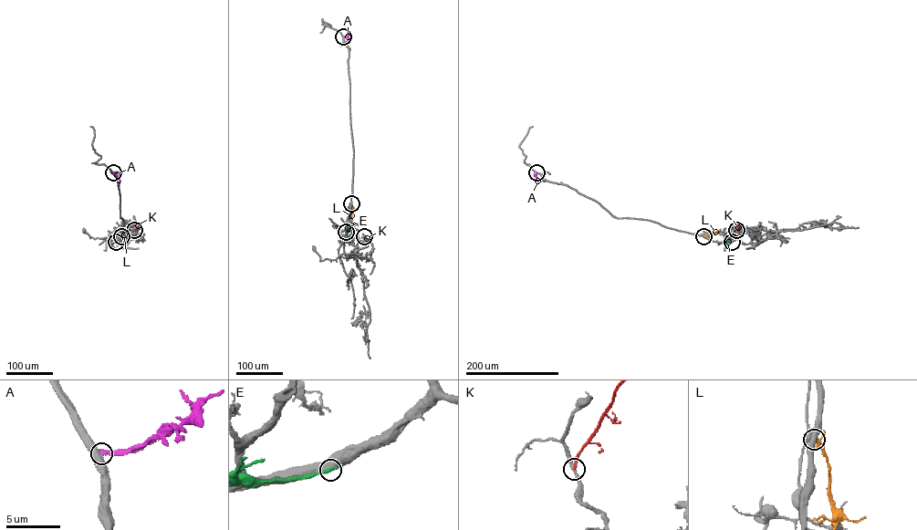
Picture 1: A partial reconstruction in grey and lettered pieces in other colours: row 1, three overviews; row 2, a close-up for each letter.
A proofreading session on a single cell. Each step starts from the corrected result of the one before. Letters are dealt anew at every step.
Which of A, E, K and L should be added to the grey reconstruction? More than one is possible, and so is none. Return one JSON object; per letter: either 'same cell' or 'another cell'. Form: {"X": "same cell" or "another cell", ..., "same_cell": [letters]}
{"A": "another cell", "E": "another cell", "K": "another cell", "L": "another cell", "same_cell": []}

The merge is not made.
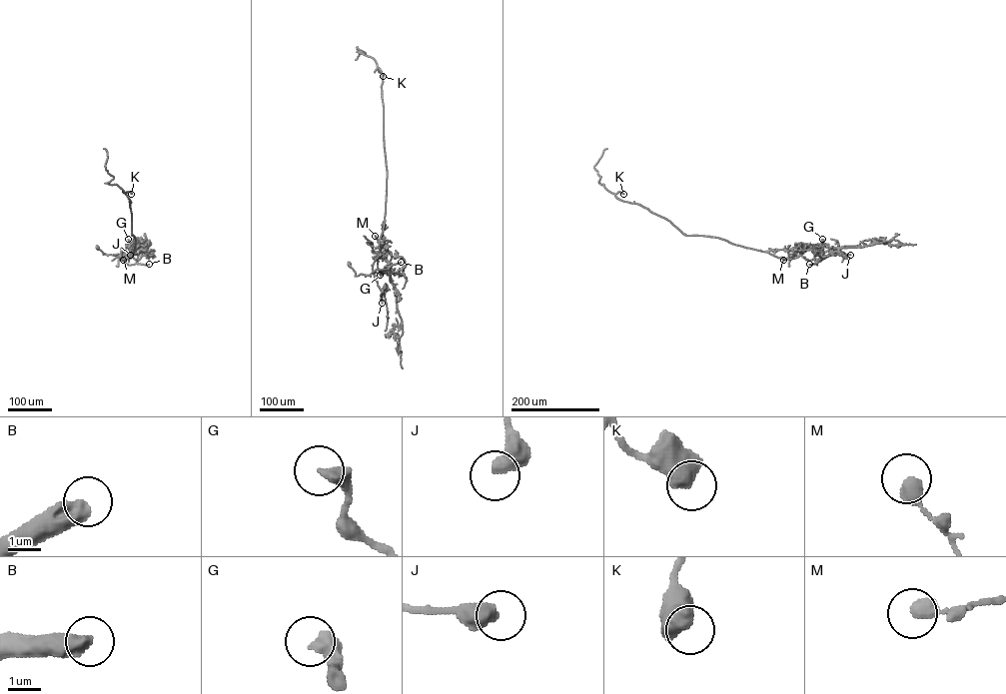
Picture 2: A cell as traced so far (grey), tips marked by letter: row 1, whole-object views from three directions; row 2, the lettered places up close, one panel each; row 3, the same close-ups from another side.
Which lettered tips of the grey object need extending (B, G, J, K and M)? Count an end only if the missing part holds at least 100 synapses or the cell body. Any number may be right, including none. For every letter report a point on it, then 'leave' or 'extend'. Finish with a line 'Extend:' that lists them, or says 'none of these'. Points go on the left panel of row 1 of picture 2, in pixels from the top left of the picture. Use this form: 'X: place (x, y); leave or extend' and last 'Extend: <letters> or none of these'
B: place (149, 264); extend
G: place (128, 239); leave
J: place (130, 255); leave
K: place (131, 194); leave
M: place (123, 260); leave
Extend: B

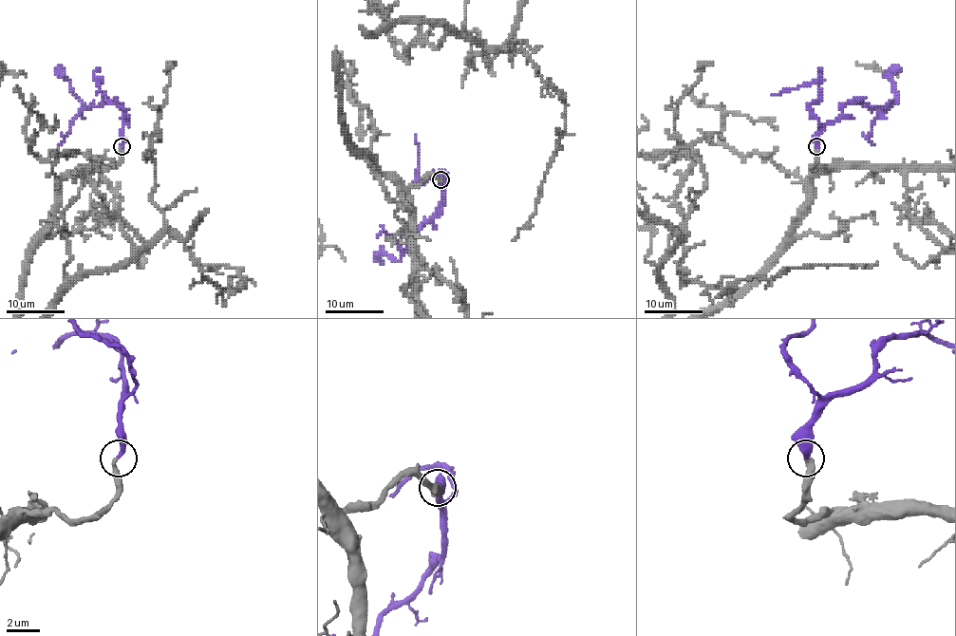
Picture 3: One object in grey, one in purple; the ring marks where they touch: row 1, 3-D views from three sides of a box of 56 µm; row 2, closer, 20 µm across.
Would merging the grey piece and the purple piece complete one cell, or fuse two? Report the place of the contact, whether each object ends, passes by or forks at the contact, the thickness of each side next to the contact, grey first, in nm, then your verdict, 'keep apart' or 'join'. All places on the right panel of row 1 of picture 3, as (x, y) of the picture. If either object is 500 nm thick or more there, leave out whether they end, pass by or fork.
place (816, 146); grey ends; purple ends; calibres 280 and 380 nm; join

